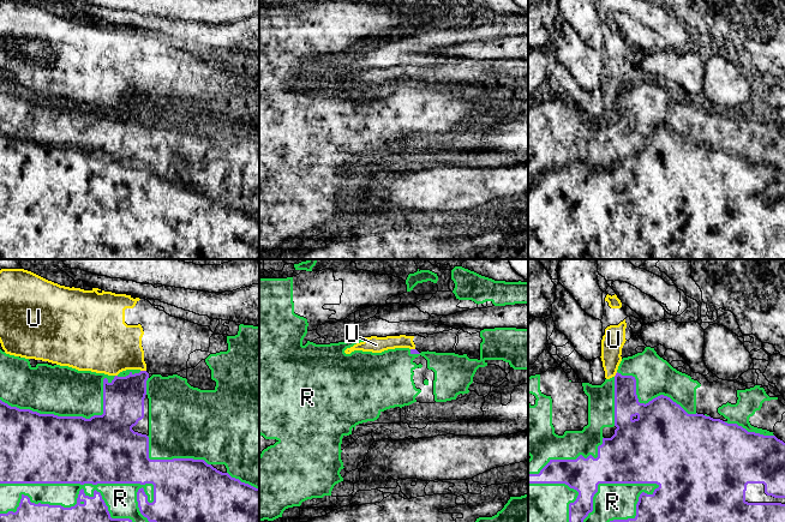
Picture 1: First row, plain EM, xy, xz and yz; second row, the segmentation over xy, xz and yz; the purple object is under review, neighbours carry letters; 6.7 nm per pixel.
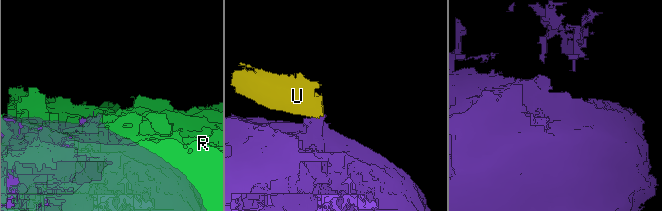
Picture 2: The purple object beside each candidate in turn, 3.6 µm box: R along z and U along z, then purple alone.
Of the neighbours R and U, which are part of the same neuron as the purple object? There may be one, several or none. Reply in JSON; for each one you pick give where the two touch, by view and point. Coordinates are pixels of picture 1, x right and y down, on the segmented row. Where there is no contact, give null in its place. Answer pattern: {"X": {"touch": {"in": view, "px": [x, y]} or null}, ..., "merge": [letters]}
{"R": {"touch": {"in": "xy", "px": [82, 484]}}, "merge": ["R"]}

